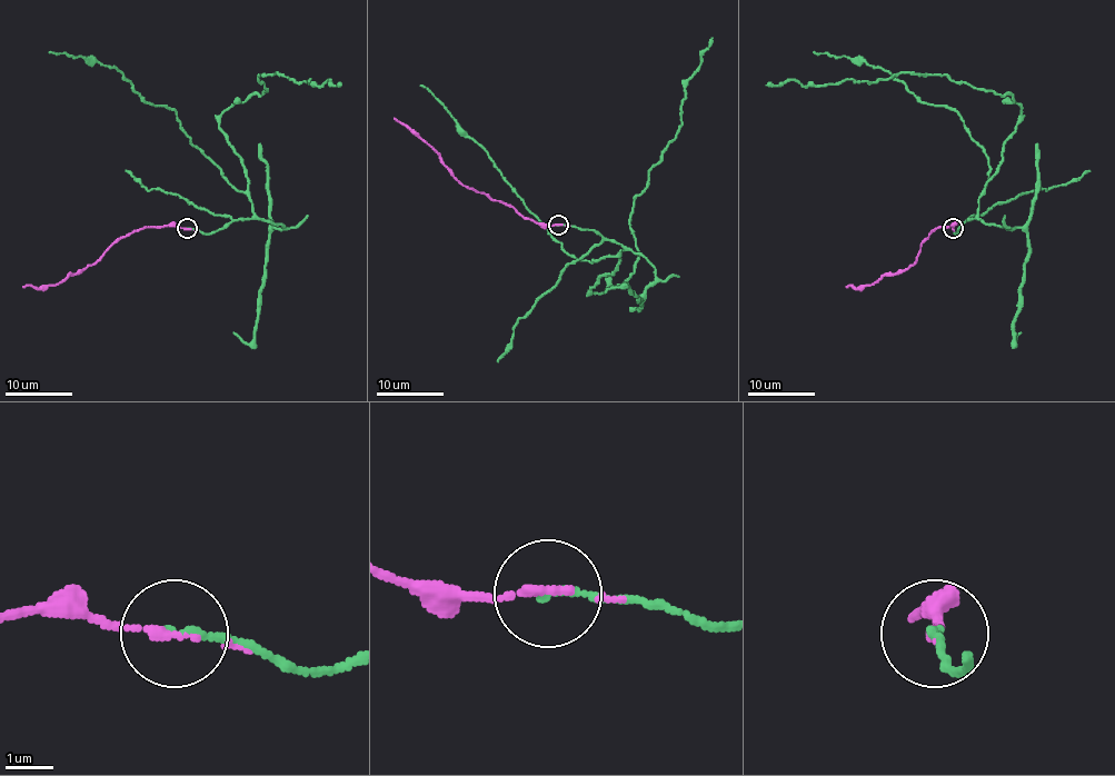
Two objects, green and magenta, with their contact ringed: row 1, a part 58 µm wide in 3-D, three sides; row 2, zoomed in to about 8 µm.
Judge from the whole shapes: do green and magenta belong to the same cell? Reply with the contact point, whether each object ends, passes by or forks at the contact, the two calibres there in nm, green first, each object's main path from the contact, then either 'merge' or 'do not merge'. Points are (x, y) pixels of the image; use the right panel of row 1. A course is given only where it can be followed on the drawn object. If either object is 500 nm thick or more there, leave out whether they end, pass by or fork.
at (953, 228); green ends there; magenta passes by; 160 nm thick on the green side, 150 nm on the other; green runs (953, 228), (975, 217), (1015, 129), (1022, 108), (1011, 95), (945, 75), (766, 85); magenta runs (953, 228), (952, 225), (938, 227), (922, 244), (916, 260), (906, 268), (885, 274), (869, 285), (846, 287); merge

